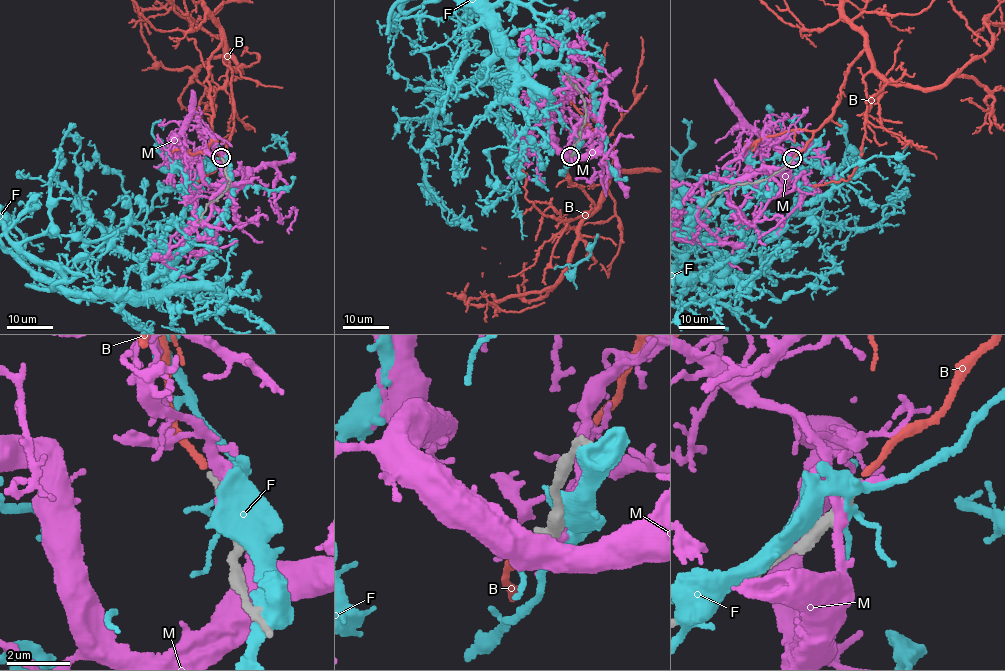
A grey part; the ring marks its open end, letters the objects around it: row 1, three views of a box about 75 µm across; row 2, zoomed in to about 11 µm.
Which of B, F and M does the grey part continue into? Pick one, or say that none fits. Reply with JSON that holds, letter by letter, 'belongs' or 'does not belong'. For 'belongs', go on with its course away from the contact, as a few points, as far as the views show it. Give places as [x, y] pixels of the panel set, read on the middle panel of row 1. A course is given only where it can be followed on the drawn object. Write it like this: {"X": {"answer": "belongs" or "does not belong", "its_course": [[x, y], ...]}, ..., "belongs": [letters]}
{"B": {"answer": "belongs"}, "F": {"answer": "does not belong"}, "M": {"answer": "does not belong"}, "belongs": ["B"]}

